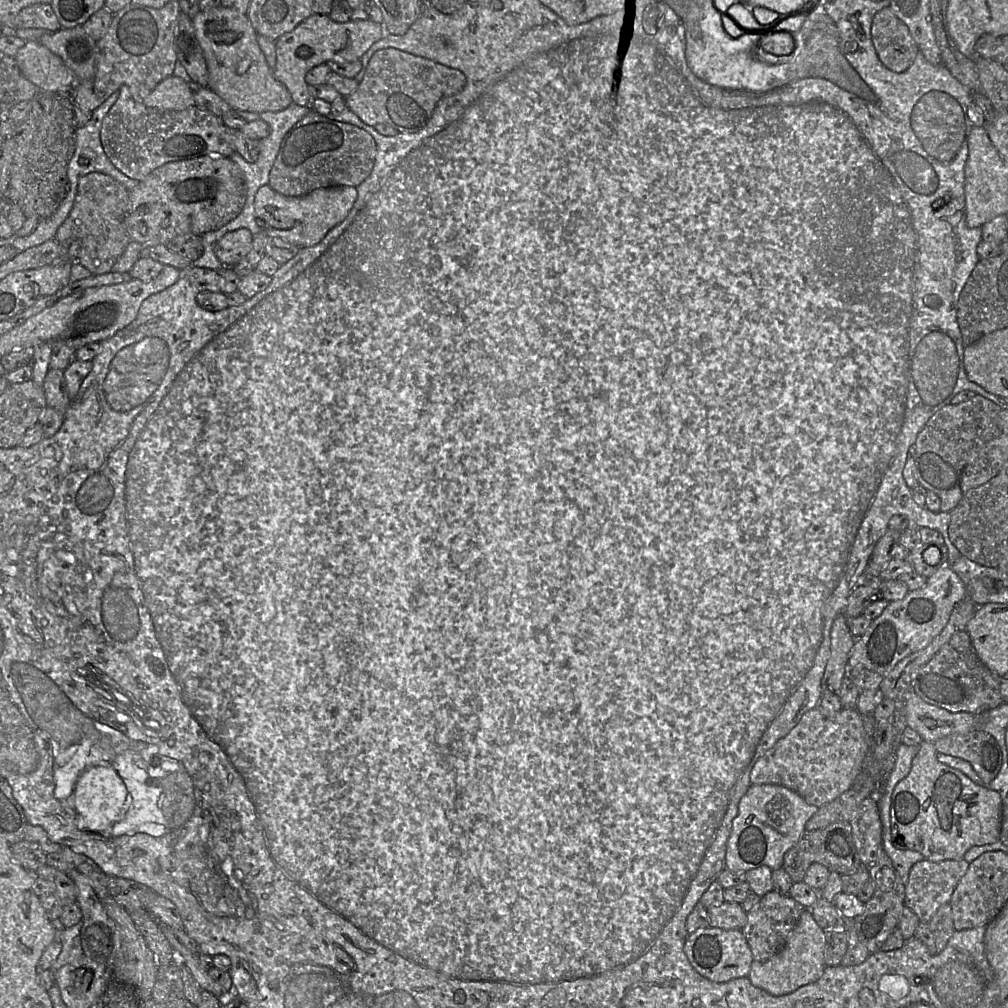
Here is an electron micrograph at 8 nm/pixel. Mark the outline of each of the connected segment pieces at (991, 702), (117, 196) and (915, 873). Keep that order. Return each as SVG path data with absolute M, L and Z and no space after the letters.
M966 630L955 632L950 640L925 664L912 680L911 690L925 702L951 712L981 713L1004 701L1000 694L1002 678L989 670L977 656Z
M91 172L79 179L73 207L54 239L60 244L70 238L79 239L81 247L76 261L92 275L110 272L131 241L124 226L124 217L129 211L129 192L123 184L100 172Z
M924 859L914 864L905 886L905 906L921 923L929 923L938 908L948 904L969 863L961 860L933 862Z

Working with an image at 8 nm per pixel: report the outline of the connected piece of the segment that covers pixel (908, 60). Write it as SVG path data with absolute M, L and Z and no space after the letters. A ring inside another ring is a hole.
M890 6L875 14L871 38L880 61L896 73L906 71L919 51L909 29Z

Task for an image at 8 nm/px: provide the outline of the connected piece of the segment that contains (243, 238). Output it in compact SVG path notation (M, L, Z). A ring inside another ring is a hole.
M245 228L229 231L214 244L214 254L223 266L234 266L248 253L252 238Z

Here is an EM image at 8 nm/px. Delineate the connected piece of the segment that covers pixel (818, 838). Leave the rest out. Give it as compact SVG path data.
M836 822L815 831L805 831L798 843L784 856L783 868L793 882L804 882L809 866L813 863L824 865L830 872L849 875L865 866L857 852L852 826L849 822Z

